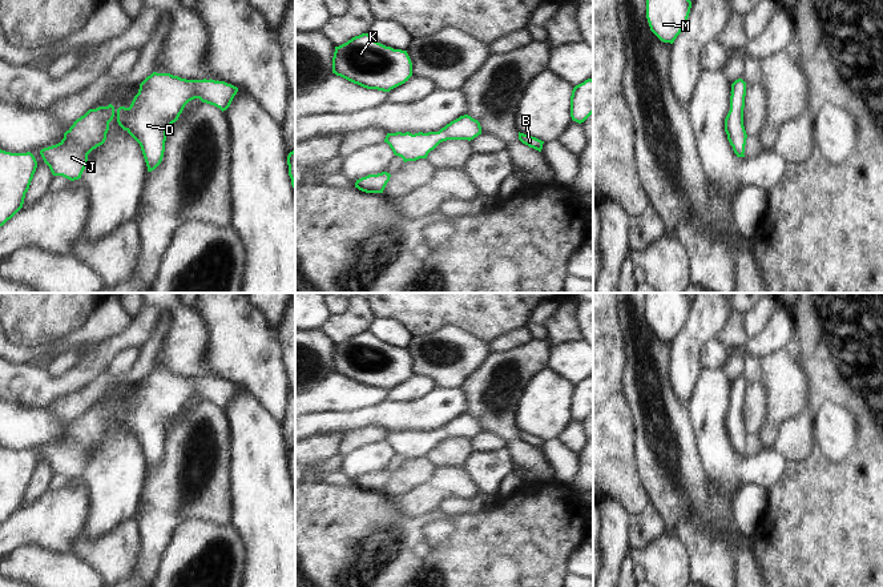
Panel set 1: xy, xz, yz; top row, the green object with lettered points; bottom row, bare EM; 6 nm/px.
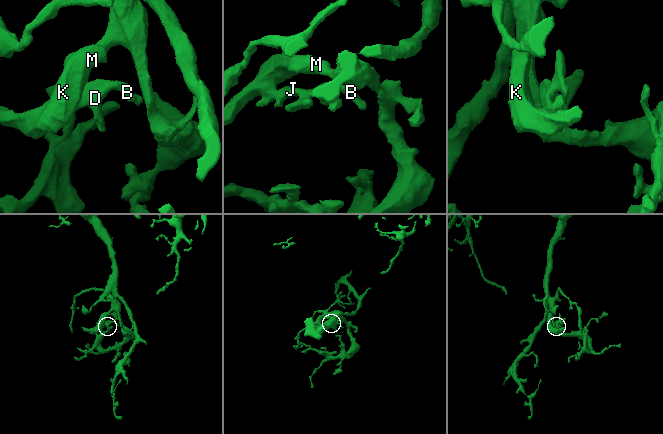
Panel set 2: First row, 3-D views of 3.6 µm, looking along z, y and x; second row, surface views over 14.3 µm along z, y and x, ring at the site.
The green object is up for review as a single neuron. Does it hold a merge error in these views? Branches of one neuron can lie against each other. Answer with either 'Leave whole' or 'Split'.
Leave whole.

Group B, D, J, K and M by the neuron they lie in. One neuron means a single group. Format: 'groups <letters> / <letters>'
groups B D J K M

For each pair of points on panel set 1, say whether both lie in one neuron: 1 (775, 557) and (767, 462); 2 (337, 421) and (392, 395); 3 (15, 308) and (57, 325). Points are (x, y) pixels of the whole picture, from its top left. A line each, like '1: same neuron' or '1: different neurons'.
1: different neurons
2: different neurons
3: same neuron

